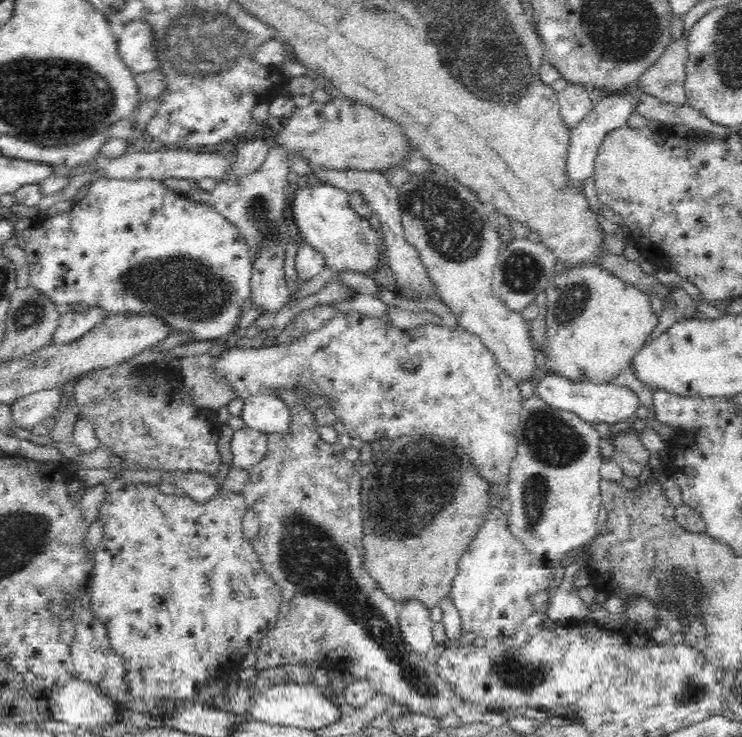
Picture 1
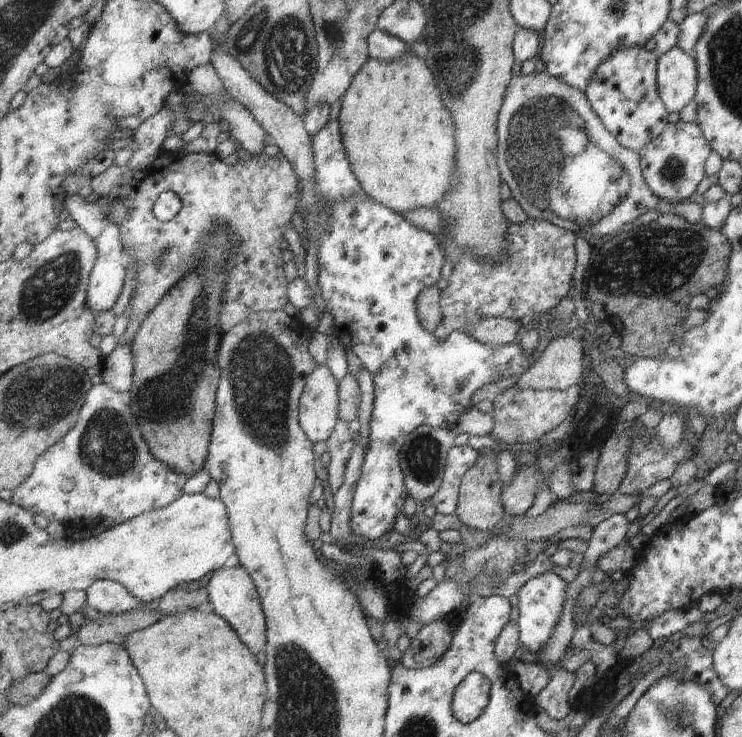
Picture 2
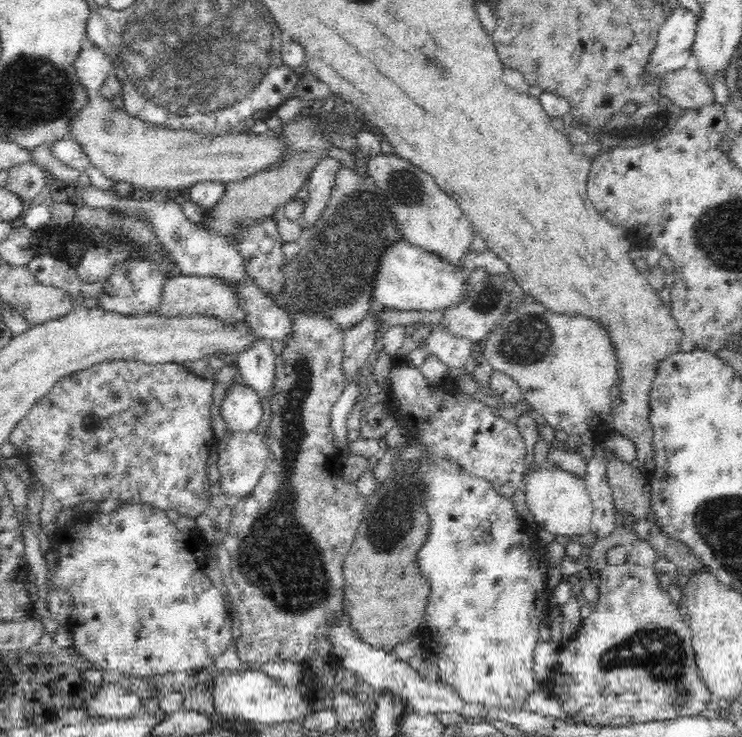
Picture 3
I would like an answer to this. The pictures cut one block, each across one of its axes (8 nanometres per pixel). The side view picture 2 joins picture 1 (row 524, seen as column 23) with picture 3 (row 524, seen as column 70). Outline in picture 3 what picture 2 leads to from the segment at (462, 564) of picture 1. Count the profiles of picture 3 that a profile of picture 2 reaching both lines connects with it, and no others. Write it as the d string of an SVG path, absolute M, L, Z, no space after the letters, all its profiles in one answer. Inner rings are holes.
M429 453L424 460L398 459L393 470L398 472L406 467L412 469L414 480L424 484L424 504L432 525L417 560L432 585L425 618L431 641L424 646L424 656L438 666L440 680L454 686L466 701L520 709L536 688L533 650L539 639L539 624L551 606L550 592L543 581L547 564L544 560L538 562L536 550L530 548L532 538L522 530L520 516L512 501L499 496L487 480L472 476L457 464Z

